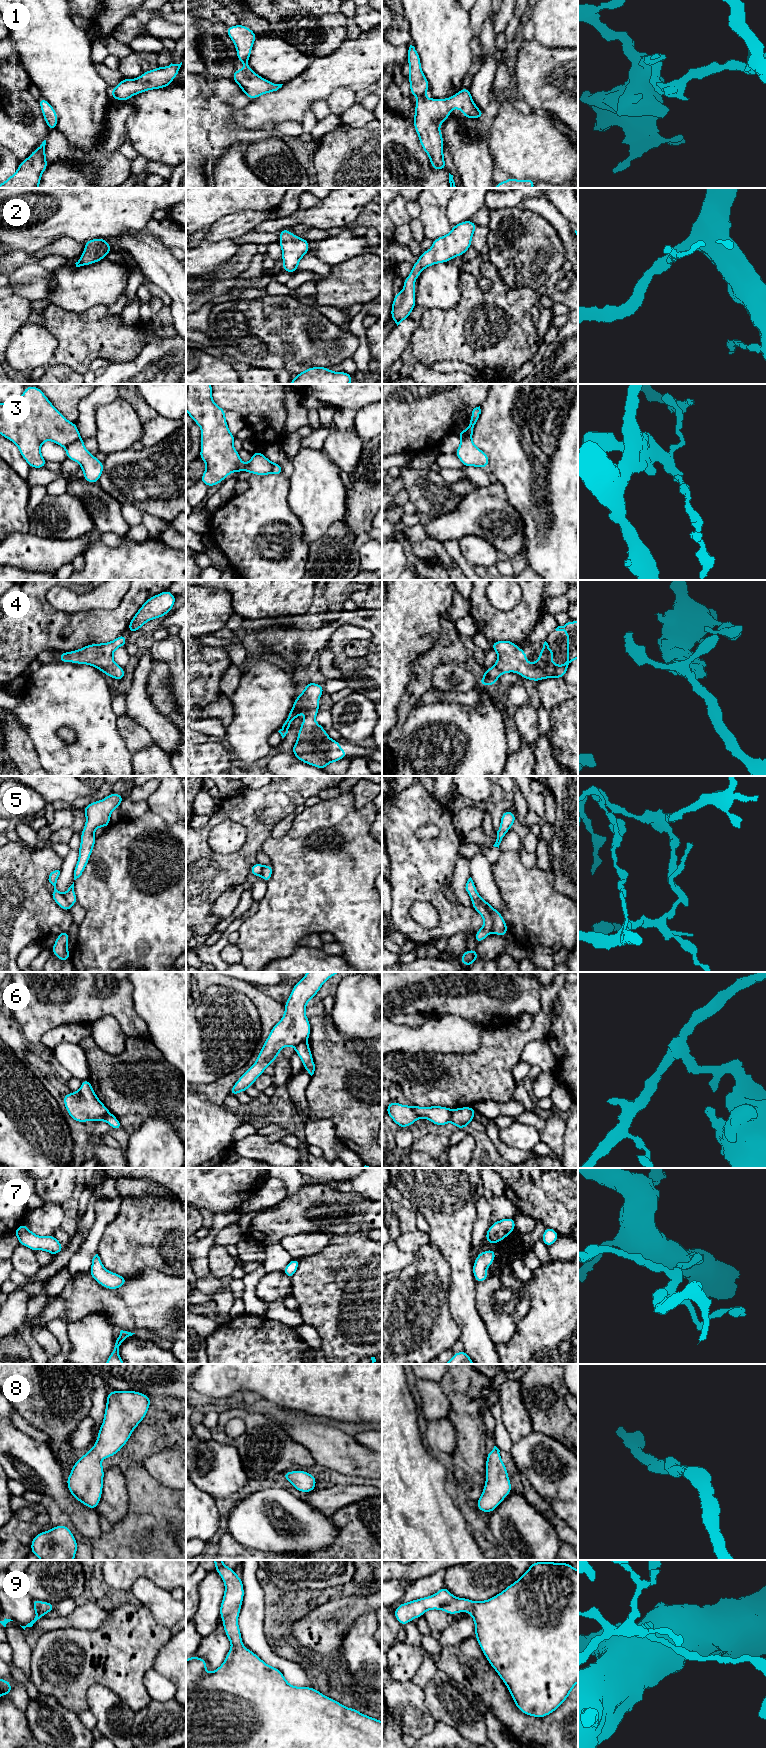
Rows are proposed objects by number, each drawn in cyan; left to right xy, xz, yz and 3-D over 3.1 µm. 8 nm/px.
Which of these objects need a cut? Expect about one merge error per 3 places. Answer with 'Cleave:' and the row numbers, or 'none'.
Cleave: 3, 5, 6

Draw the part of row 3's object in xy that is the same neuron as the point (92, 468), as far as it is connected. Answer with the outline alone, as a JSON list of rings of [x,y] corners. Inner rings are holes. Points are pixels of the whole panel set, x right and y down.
[[[80,437],[78,441],[65,448],[67,459],[76,461],[80,464],[85,481],[92,484],[98,483],[103,473],[104,463],[89,453],[83,442],[84,439]]]

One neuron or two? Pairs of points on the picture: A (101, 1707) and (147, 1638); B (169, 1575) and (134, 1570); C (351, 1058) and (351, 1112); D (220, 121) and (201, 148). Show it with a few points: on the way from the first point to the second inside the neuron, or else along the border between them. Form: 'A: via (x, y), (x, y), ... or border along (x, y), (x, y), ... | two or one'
A: border along (89, 1687), (95, 1684), (105, 1685), (129, 1707) | two
B: via (160, 1570), (143, 1570) | one
C: via (345, 1071), (342, 1076), (341, 1089), (351, 1099) | one
D: via (213, 128), (201, 141) | one

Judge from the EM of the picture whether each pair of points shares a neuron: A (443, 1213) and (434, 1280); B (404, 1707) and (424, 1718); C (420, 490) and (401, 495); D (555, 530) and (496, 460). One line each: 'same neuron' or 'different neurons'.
A: different neurons
B: same neuron
C: different neurons
D: same neuron

